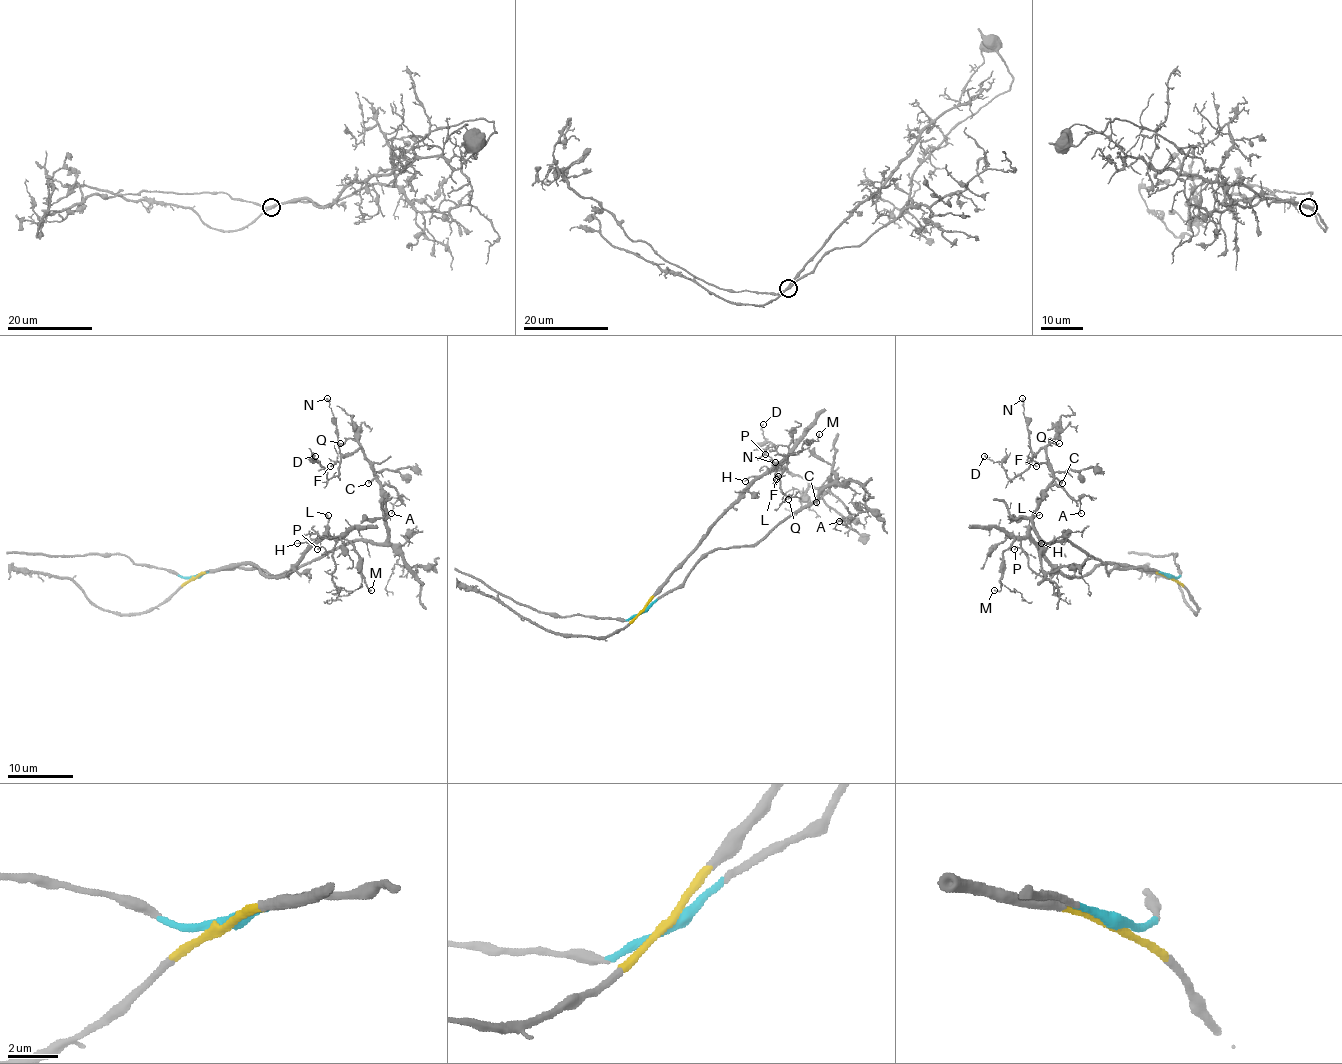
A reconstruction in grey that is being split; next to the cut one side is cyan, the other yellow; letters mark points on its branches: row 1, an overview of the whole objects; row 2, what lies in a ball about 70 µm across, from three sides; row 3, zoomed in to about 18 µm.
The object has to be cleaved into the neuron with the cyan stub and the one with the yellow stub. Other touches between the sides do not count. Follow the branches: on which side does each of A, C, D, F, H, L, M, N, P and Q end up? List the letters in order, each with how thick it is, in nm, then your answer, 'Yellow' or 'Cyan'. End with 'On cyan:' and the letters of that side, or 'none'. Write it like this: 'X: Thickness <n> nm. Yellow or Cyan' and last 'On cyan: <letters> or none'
A: Thickness 110 nm. Cyan
C: Thickness 170 nm. Cyan
D: Thickness 70 nm. Cyan
F: Thickness 80 nm. Cyan
H: Thickness 140 nm. Yellow
L: Thickness 120 nm. Yellow
M: Thickness 120 nm. Yellow
N: Thickness 140 nm. Cyan
P: Thickness 110 nm. Yellow
Q: Thickness 100 nm. Cyan
On cyan: A, C, D, F, N, Q

